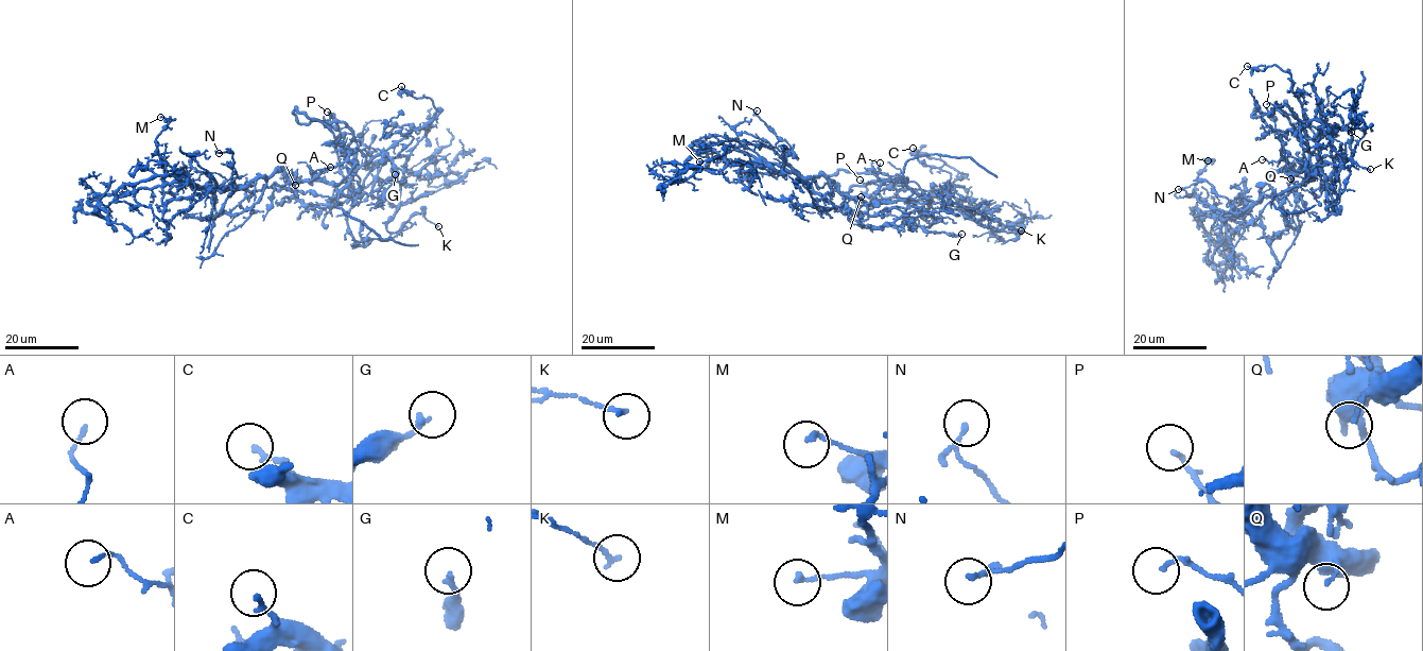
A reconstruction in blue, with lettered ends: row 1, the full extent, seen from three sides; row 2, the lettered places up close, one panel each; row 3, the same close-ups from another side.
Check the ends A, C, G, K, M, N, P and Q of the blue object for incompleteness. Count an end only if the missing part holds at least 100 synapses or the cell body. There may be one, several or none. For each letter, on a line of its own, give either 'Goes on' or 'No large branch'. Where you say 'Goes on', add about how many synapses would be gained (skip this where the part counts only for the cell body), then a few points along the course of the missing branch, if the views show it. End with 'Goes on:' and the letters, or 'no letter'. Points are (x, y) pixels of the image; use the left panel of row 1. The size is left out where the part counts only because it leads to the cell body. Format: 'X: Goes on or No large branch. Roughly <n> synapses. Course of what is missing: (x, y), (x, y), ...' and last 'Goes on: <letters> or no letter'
A: No large branch
C: No large branch
G: No large branch
K: No large branch
M: No large branch
N: No large branch
P: No large branch
Q: No large branch
Goes on: no letter

